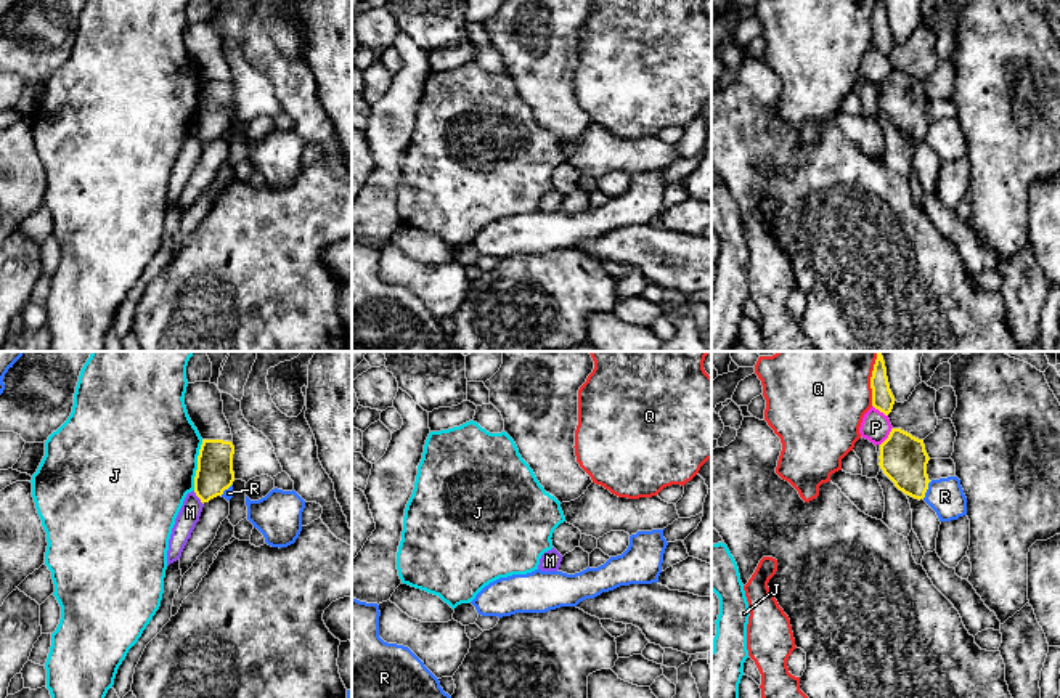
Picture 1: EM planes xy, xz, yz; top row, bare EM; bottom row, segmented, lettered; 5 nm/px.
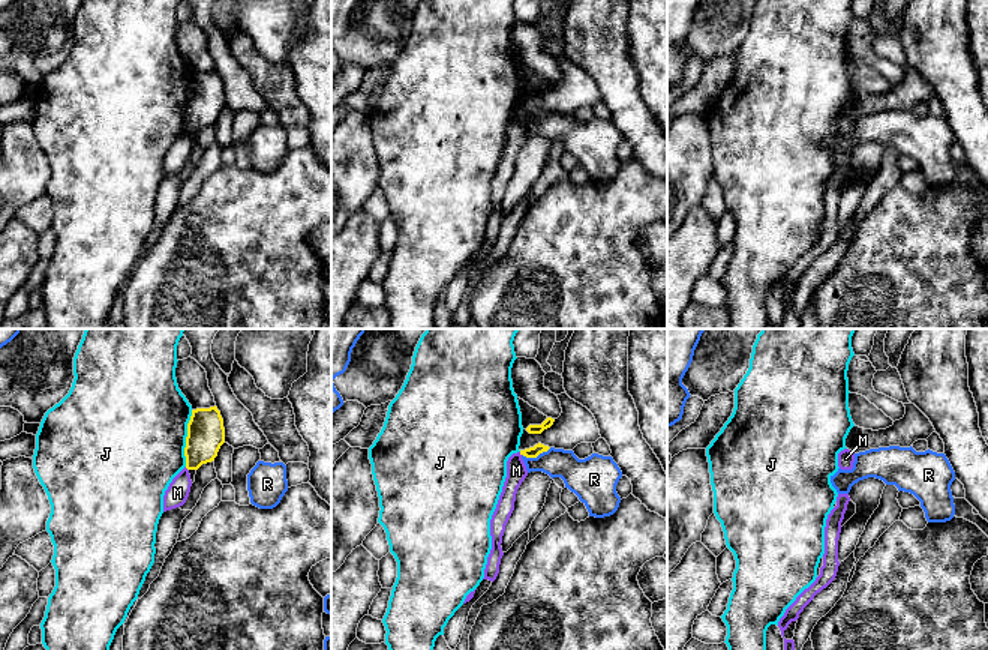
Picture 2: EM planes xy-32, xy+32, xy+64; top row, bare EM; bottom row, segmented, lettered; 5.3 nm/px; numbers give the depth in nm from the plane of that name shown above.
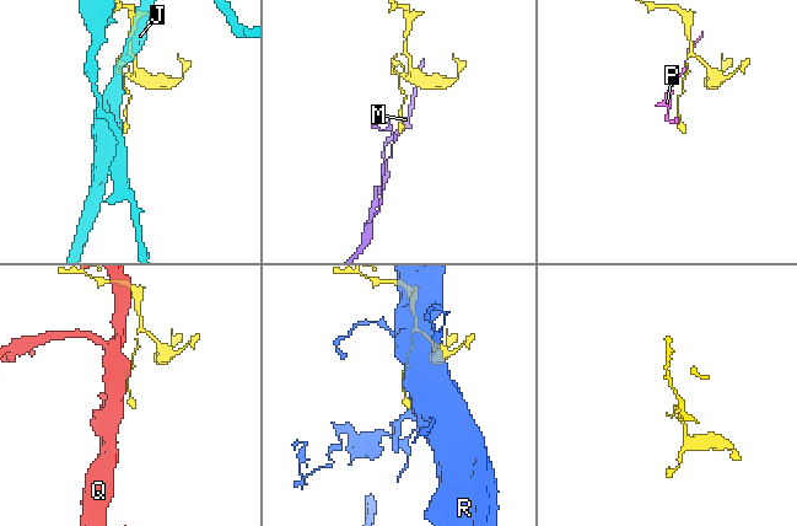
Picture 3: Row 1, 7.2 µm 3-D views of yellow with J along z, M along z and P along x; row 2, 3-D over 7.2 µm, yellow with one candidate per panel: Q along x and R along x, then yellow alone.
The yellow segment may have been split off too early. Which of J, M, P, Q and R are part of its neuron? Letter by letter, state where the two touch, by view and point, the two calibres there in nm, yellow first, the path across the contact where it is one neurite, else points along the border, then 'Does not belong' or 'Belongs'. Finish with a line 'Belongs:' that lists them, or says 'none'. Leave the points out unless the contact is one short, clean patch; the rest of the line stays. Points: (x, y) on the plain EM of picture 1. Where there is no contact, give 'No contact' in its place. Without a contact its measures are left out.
J: Touches yellow at xy (198, 106). Thickness 180 nm (yellow) against 480 nm. Does not belong
M: Touches yellow at xy (198, 137). Thickness 180 nm (yellow) against 110 nm. Boundary: xy (193, 132), (203, 145). Does not belong
P: Touches yellow at yz (888, 77). Thickness 240 nm (yellow) against 150 nm. Boundary: yz (892, 68), (880, 85). Does not belong
Q: Touches yellow at yz (871, 23). Thickness 110 nm (yellow) against 420 nm. Does not belong
R: Touches yellow at yz (927, 129). Thickness 240 nm (yellow) against 180 nm. Does not belong
Belongs: none

